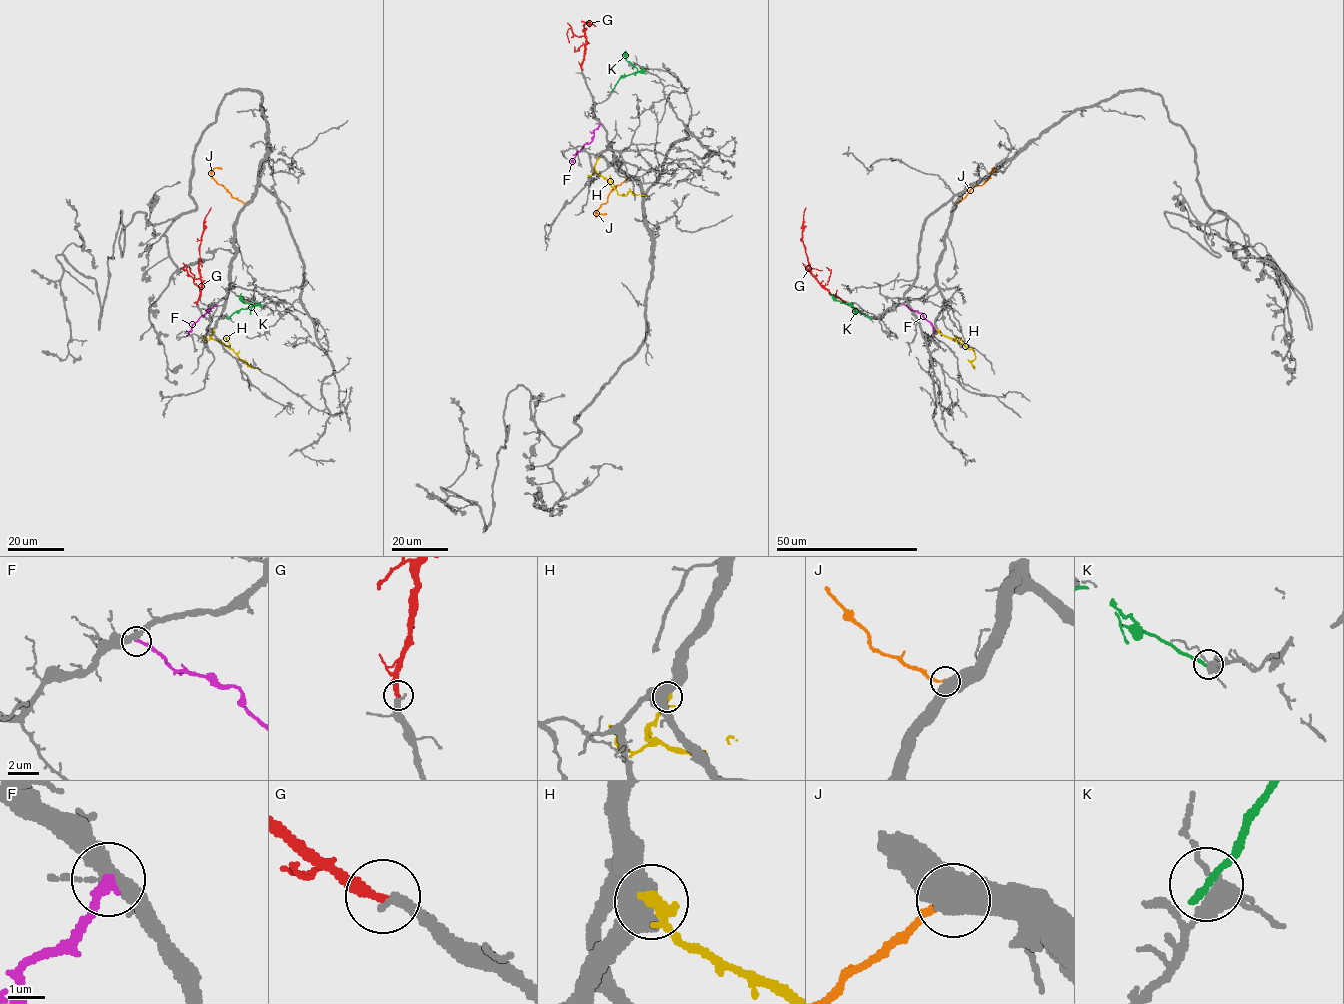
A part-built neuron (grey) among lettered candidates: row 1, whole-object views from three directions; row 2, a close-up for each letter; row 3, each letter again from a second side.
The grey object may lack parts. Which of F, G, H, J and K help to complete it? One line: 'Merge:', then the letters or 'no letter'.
Merge: G

